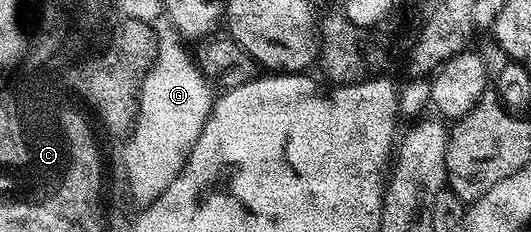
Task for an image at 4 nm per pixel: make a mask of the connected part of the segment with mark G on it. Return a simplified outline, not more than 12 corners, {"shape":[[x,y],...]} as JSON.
{"shape":[[166,19],[127,152],[140,201],[171,181],[217,100]]}

